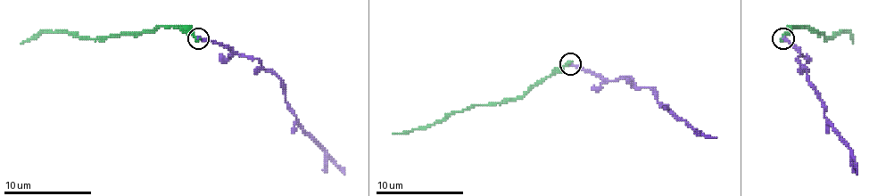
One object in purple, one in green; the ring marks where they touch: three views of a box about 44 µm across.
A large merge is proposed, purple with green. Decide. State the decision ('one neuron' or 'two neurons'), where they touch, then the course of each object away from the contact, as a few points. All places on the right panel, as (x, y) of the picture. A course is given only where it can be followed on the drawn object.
two neurons; at (783, 38); purple runs (782, 38), (800, 54), (798, 59), (807, 69), (807, 78), (822, 102), (826, 122), (850, 151), (856, 174); green runs (782, 38), (798, 26), (808, 26), (826, 38), (840, 32), (848, 32), (853, 43)

